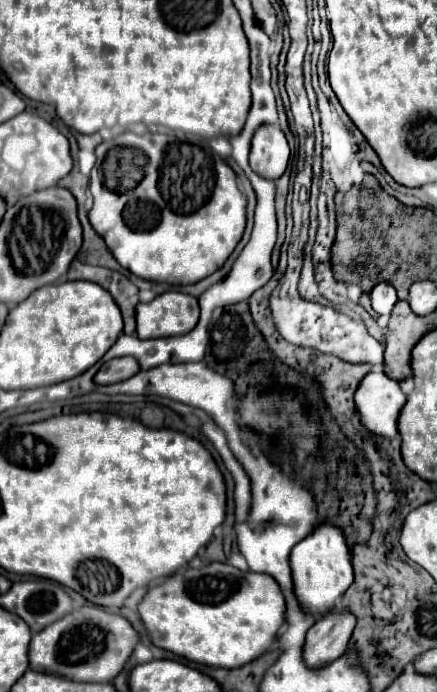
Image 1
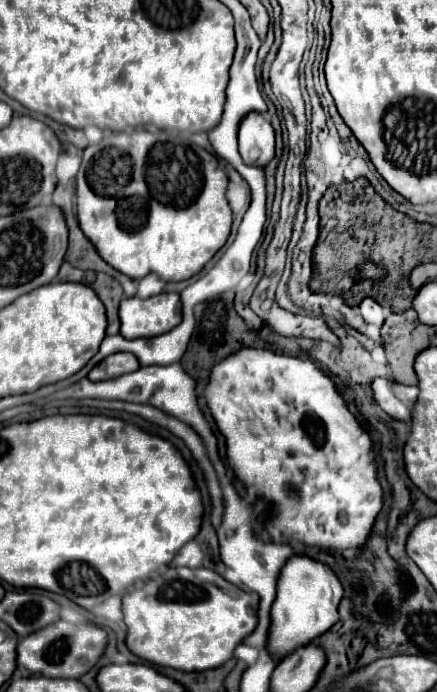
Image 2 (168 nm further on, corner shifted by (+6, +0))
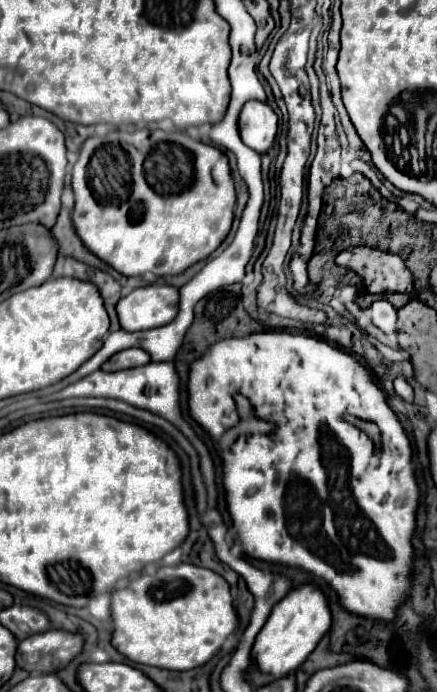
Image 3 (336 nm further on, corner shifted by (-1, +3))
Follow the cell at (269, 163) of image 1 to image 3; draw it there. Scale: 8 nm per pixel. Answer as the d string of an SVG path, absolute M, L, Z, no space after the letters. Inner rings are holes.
M247 101L239 115L239 133L241 139L257 151L259 155L267 153L273 147L277 135L277 115L263 101Z

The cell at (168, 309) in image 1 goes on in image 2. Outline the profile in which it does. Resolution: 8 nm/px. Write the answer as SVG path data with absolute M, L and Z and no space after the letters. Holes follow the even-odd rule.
M158 294L146 300L124 298L120 304L120 334L124 338L150 338L170 332L182 322L182 300L180 294ZM142 334L142 336L128 336Z

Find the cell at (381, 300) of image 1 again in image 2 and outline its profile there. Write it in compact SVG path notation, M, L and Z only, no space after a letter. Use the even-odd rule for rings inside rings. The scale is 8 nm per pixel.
M366 298L358 308L360 308L360 314L364 316L364 320L368 324L378 324L380 326L384 322L384 310L378 302L374 302L374 298Z

